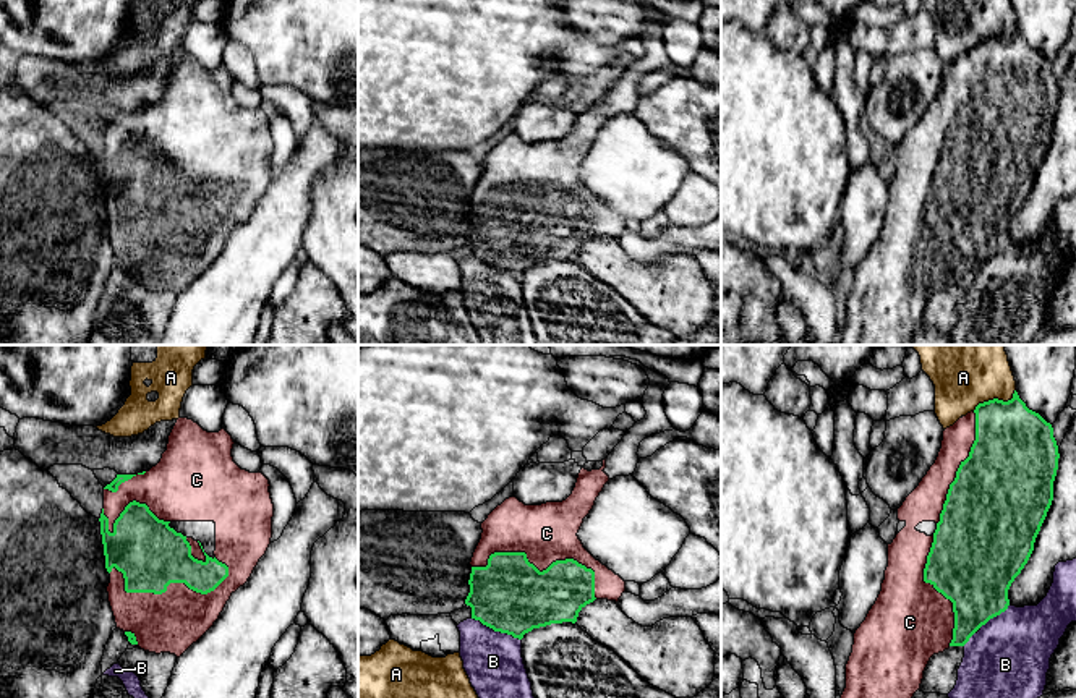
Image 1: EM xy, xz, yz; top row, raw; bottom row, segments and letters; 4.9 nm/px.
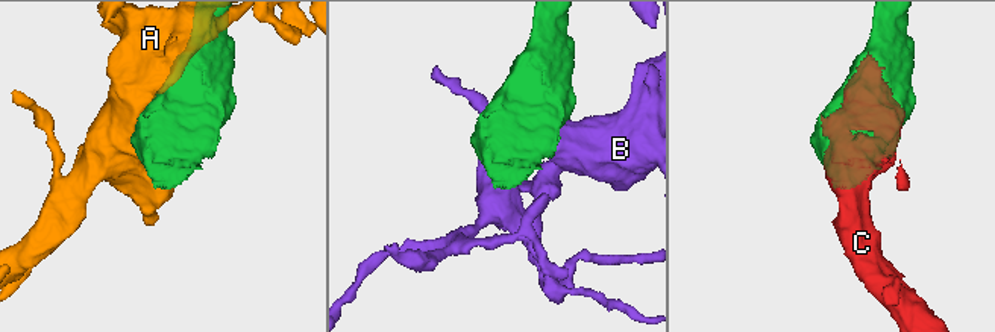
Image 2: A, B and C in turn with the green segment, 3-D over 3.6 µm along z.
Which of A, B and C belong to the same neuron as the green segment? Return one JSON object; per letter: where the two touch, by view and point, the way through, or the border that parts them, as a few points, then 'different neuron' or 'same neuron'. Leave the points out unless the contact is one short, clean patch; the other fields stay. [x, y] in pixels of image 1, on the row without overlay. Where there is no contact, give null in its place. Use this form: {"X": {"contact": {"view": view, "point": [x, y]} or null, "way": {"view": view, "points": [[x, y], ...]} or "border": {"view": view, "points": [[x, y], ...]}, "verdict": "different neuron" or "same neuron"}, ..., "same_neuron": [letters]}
{"A": {"contact": {"view": "yz", "point": [995, 36]}, "verdict": "different neuron"}, "B": {"contact": {"view": "xz", "point": [496, 268]}, "verdict": "different neuron"}, "C": {"contact": {"view": "xz", "point": [543, 208]}, "verdict": "same neuron"}, "same_neuron": ["C"]}

